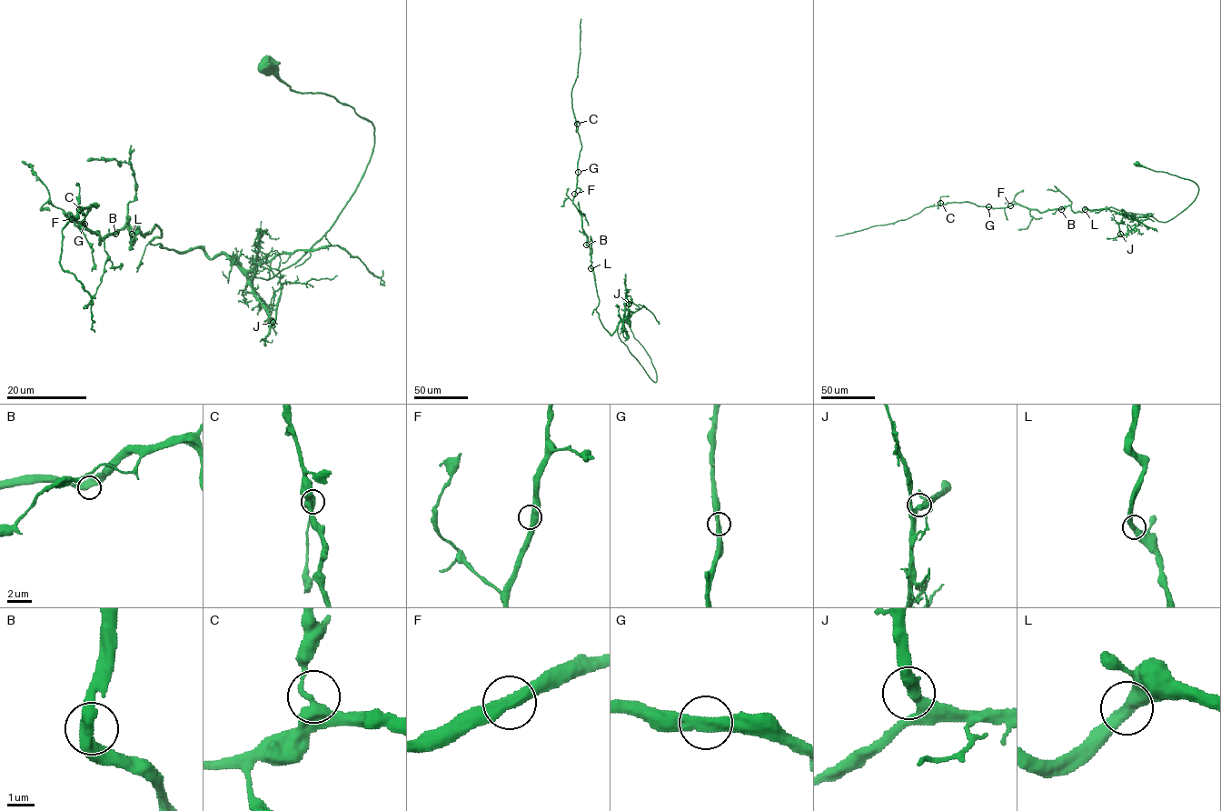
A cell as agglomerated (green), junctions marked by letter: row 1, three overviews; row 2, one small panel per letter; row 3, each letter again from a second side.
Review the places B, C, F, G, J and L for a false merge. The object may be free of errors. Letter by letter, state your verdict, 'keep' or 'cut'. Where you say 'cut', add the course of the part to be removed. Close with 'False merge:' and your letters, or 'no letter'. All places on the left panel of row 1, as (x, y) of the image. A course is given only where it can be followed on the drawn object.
B: keep
C: keep
F: keep
G: keep
J: keep
L: keep
False merge: no letter

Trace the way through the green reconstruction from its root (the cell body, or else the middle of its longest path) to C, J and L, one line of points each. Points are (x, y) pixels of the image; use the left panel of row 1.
C: (264, 65), (373, 125), (298, 260), (248, 277), (155, 225), (133, 244), (129, 219), (99, 243), (79, 209)
J: (264, 65), (292, 89), (330, 95), (373, 125), (355, 192), (298, 260), (263, 279), (229, 255), (272, 322)
L: (264, 65), (373, 125), (334, 223), (270, 279), (225, 254), (153, 244), (155, 225), (133, 234)

